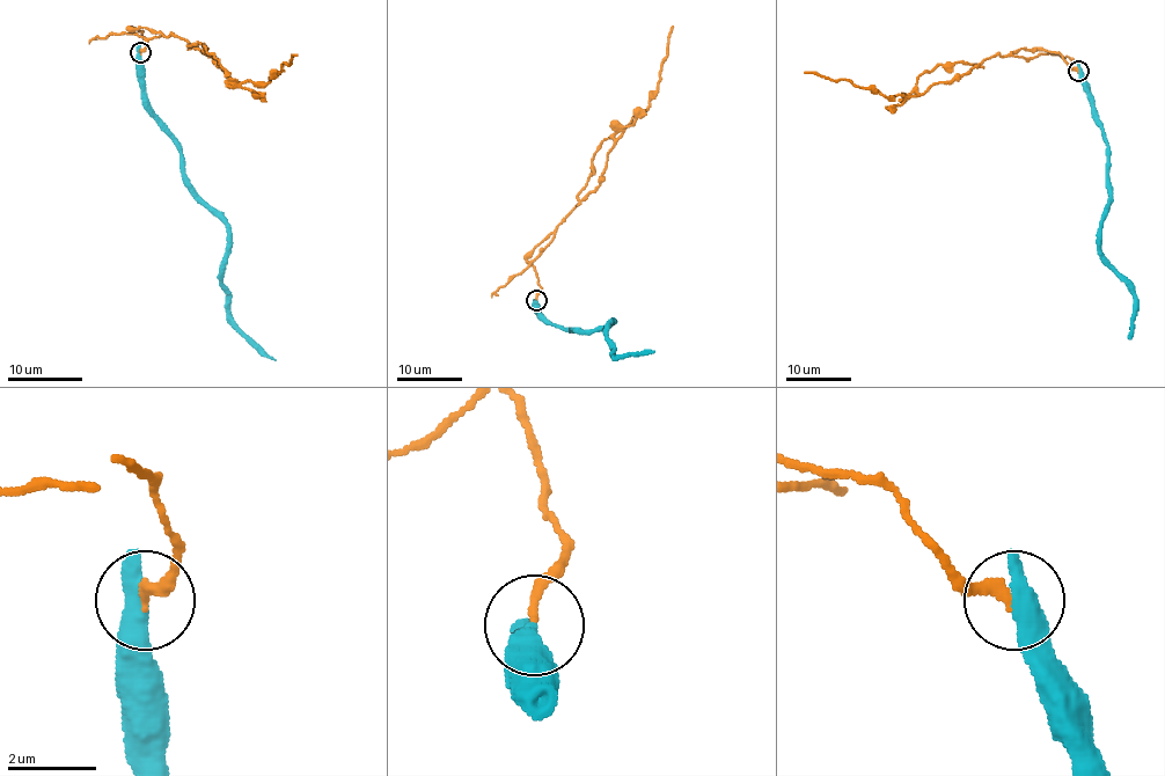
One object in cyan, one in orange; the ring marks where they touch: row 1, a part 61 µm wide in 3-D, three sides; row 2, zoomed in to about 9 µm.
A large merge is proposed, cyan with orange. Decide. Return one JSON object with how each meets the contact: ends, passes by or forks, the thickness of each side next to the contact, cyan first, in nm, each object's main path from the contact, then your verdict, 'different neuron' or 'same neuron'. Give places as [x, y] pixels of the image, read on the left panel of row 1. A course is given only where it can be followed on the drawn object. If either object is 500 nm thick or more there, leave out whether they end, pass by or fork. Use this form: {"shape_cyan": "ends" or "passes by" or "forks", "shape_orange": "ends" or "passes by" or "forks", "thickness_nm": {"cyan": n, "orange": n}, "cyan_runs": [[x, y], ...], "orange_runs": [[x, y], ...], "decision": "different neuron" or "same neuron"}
{"thickness_nm": {"cyan": 600, "orange": 200}, "cyan_runs": [[141, 52], [145, 104], [181, 153], [184, 185], [227, 228], [227, 264], [221, 288], [231, 320], [276, 359]], "orange_runs": [[141, 52], [143, 34], [130, 28], [176, 35], [212, 58], [229, 78], [266, 83], [297, 53]], "decision": "different neuron"}

